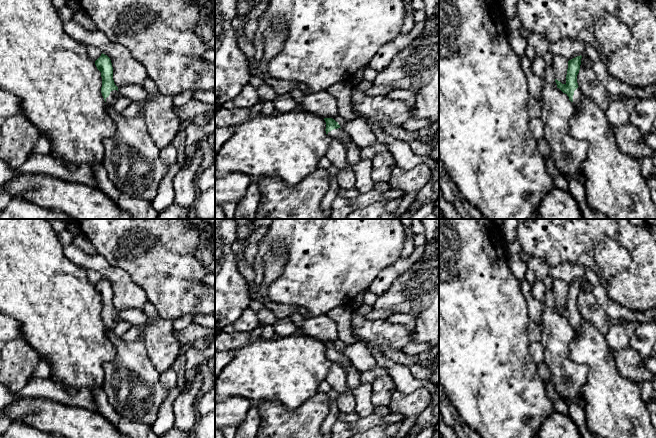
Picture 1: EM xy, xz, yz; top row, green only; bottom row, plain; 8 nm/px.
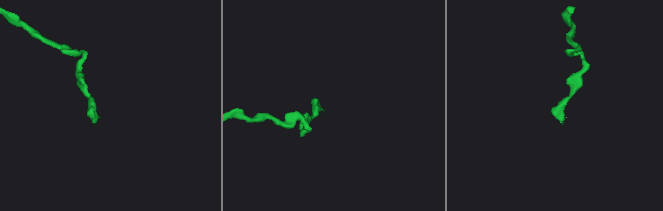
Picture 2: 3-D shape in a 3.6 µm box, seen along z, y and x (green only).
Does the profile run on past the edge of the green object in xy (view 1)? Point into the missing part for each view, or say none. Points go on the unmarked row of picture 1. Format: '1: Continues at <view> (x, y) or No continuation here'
1: Continues at xy (119, 326)

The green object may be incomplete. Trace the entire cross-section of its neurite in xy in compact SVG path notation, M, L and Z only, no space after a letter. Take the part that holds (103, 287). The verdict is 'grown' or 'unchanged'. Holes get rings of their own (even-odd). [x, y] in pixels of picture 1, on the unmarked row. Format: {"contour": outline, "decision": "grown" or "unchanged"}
{"contour": "M102 277L95 285L95 289L101 296L101 317L105 326L107 329L111 329L115 335L121 337L131 327L131 324L120 318L118 311L115 309L113 304L113 291L110 282Z", "decision": "grown"}

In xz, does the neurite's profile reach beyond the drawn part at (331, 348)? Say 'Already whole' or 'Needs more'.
Needs more

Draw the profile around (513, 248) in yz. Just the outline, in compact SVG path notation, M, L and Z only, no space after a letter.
M517 240L505 243L505 252L507 258L512 256L520 256L521 251L522 251L521 246Z

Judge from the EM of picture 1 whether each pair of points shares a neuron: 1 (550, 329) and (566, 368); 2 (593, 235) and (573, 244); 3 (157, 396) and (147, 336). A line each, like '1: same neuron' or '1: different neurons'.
1: same neuron
2: same neuron
3: different neurons

